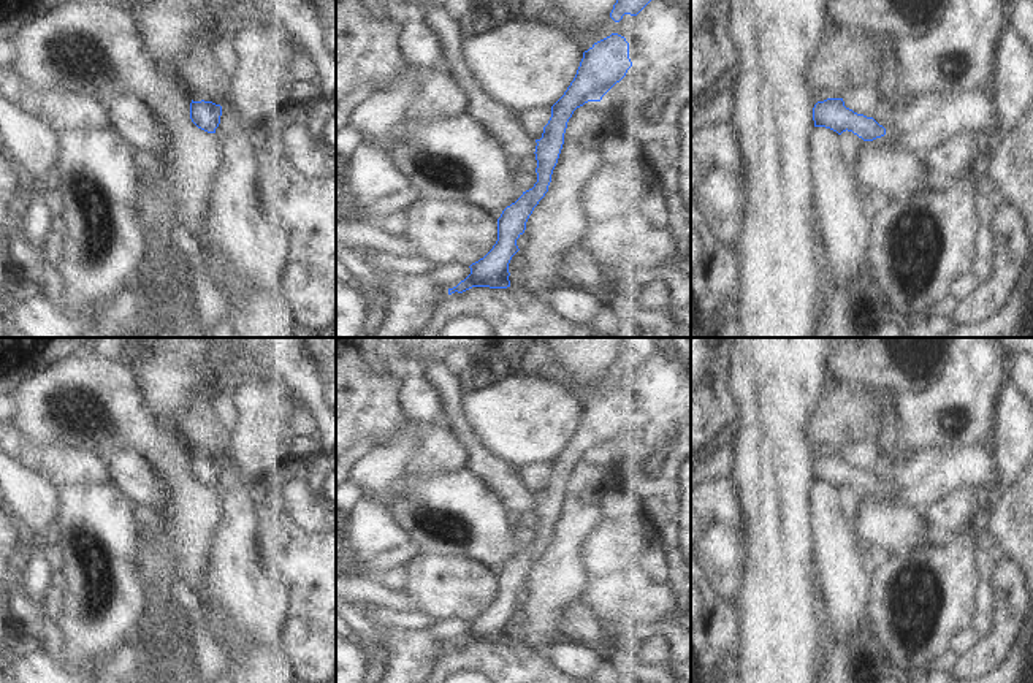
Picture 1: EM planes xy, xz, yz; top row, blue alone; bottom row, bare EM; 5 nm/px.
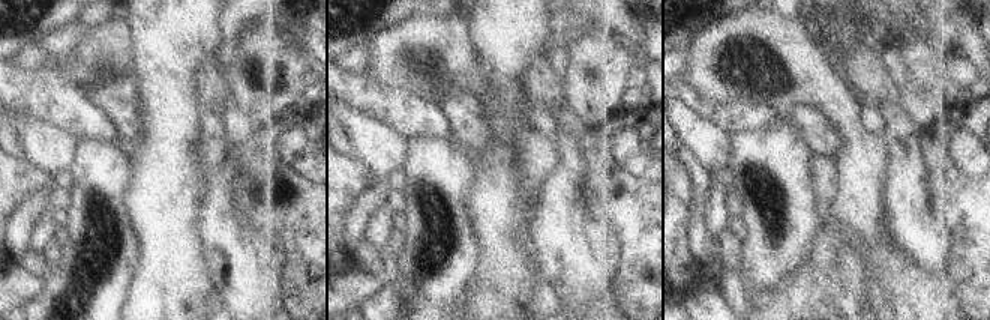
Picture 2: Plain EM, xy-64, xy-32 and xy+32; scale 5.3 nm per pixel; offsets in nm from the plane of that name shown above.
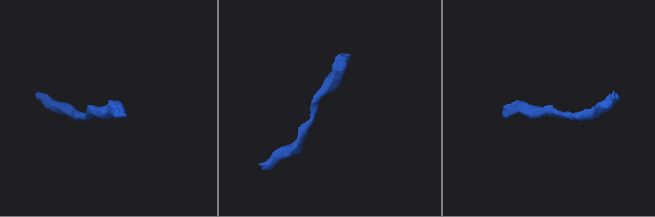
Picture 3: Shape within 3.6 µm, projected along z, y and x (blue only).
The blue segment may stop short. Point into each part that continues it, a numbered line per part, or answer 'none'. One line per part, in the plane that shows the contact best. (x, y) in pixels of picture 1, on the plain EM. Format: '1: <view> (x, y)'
none

